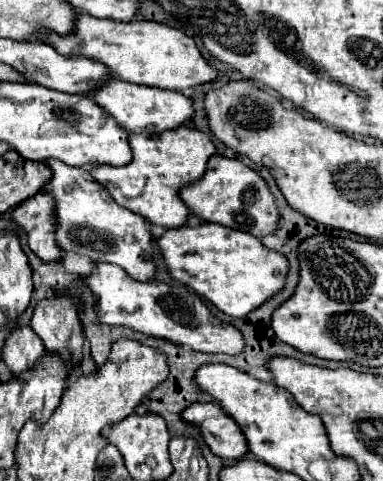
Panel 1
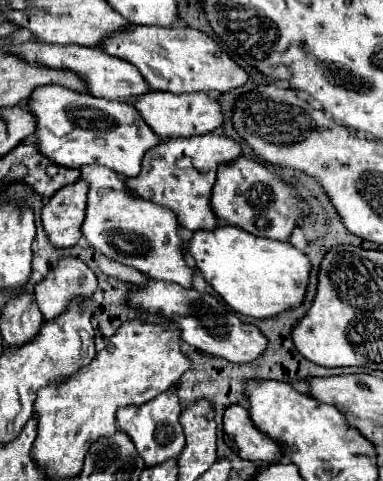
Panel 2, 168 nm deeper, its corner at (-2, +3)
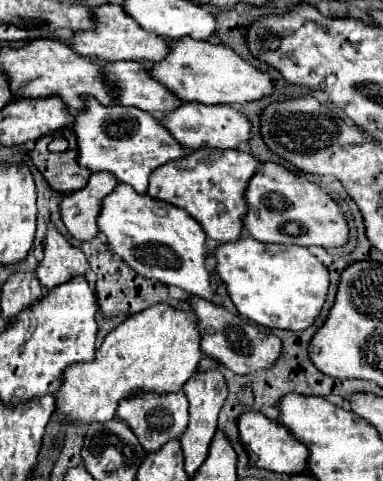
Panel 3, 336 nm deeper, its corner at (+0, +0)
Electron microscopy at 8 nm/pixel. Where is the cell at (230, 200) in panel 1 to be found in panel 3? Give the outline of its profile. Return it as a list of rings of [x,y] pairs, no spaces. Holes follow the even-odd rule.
[[[266,162],[260,166],[258,174],[254,174],[250,186],[246,188],[246,202],[250,206],[244,218],[246,232],[258,242],[322,248],[340,248],[348,242],[350,228],[336,200],[328,196],[320,186],[308,182],[304,176],[288,170],[282,164]],[[288,222],[296,222],[300,226],[298,234],[288,234],[284,230]]]

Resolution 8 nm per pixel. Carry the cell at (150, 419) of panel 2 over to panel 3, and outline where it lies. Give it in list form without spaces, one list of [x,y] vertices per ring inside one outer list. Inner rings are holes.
[[[174,392],[174,394],[134,394],[126,400],[120,402],[118,406],[118,418],[124,420],[134,434],[138,436],[140,444],[146,448],[146,452],[158,450],[164,442],[170,438],[180,438],[182,432],[188,426],[188,398],[184,392]]]

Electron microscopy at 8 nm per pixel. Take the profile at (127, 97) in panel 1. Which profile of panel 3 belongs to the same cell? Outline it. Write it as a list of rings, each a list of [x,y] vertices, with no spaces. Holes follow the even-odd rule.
[[[184,102],[184,106],[180,106],[178,110],[164,114],[162,124],[170,132],[174,132],[174,138],[188,150],[198,150],[198,148],[236,150],[240,144],[248,144],[252,138],[250,120],[234,106],[202,106],[198,102]]]

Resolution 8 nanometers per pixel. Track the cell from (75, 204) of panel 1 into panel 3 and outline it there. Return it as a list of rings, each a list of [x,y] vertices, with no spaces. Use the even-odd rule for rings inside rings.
[[[120,184],[104,198],[98,226],[100,232],[106,234],[112,252],[144,278],[158,280],[166,286],[178,286],[206,300],[214,298],[212,272],[206,270],[206,258],[210,254],[206,248],[206,232],[186,210],[150,196],[140,196],[132,186]]]

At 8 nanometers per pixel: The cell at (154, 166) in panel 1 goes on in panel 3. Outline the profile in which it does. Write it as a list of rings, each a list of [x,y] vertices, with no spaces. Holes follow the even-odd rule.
[[[194,150],[186,158],[168,162],[150,176],[148,196],[184,208],[202,224],[208,238],[218,242],[236,242],[244,232],[244,216],[248,204],[244,198],[250,178],[260,168],[260,162],[242,150]]]

